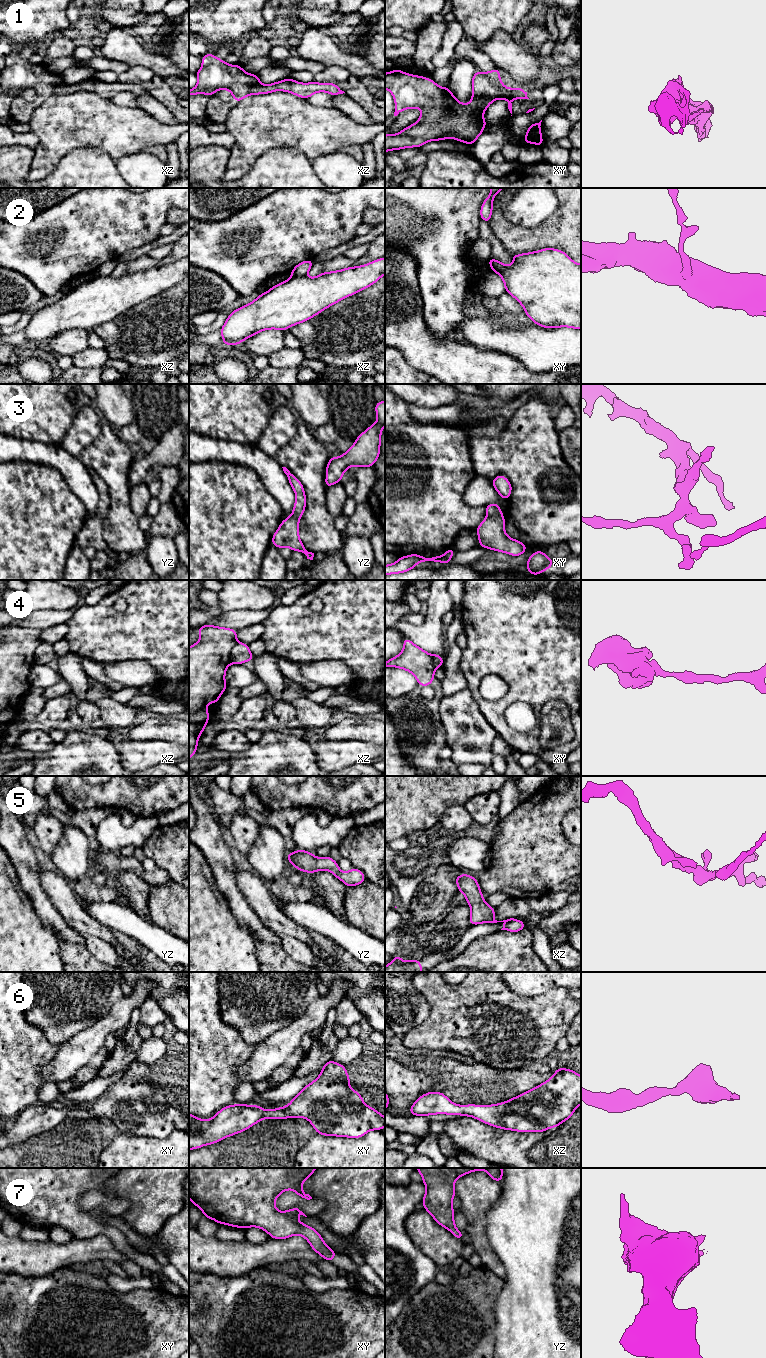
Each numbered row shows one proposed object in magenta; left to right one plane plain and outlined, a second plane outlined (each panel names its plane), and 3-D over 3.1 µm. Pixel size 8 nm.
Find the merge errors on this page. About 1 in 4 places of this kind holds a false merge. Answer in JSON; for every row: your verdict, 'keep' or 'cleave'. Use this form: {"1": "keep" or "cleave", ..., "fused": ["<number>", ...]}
{"1": "keep", "2": "cleave", "3": "keep", "4": "cleave", "5": "keep", "6": "keep", "7": "keep", "fused": ["2", "4"]}

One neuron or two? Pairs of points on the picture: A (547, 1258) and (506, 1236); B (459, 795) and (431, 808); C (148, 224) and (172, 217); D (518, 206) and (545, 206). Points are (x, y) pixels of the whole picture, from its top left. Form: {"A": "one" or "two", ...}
{"A": "one", "B": "one", "C": "two", "D": "one"}

